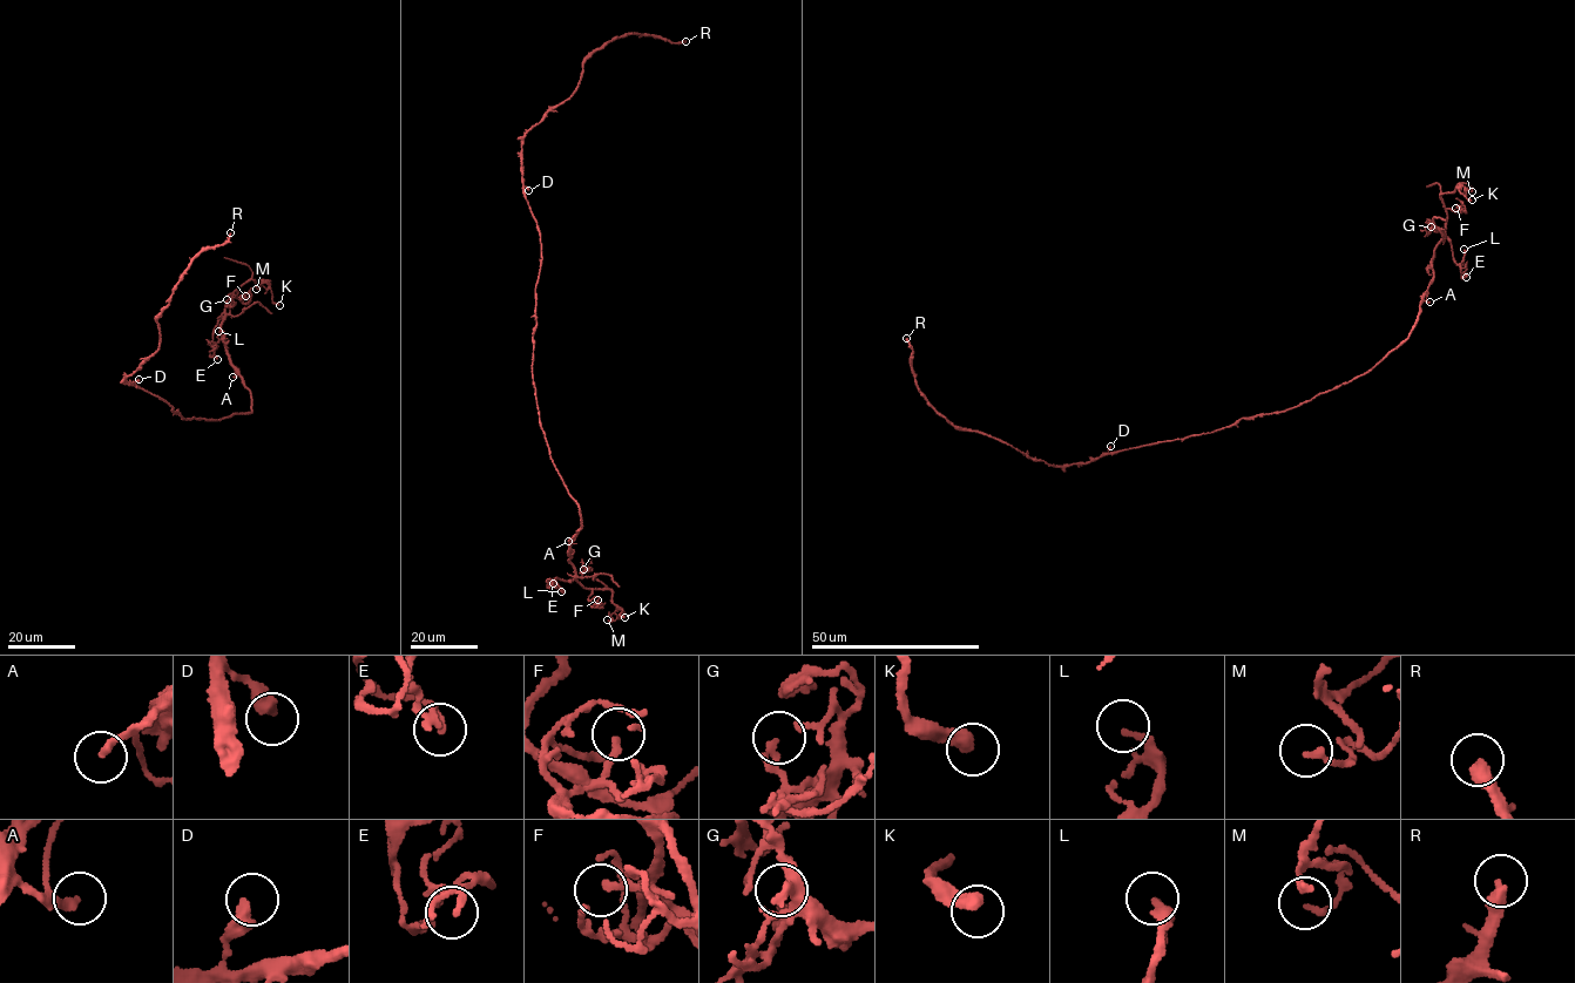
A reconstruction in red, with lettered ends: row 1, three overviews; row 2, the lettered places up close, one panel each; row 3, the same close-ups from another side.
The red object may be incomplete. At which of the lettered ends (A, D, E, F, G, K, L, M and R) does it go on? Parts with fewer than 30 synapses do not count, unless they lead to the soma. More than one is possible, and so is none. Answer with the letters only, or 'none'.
A, K, R

